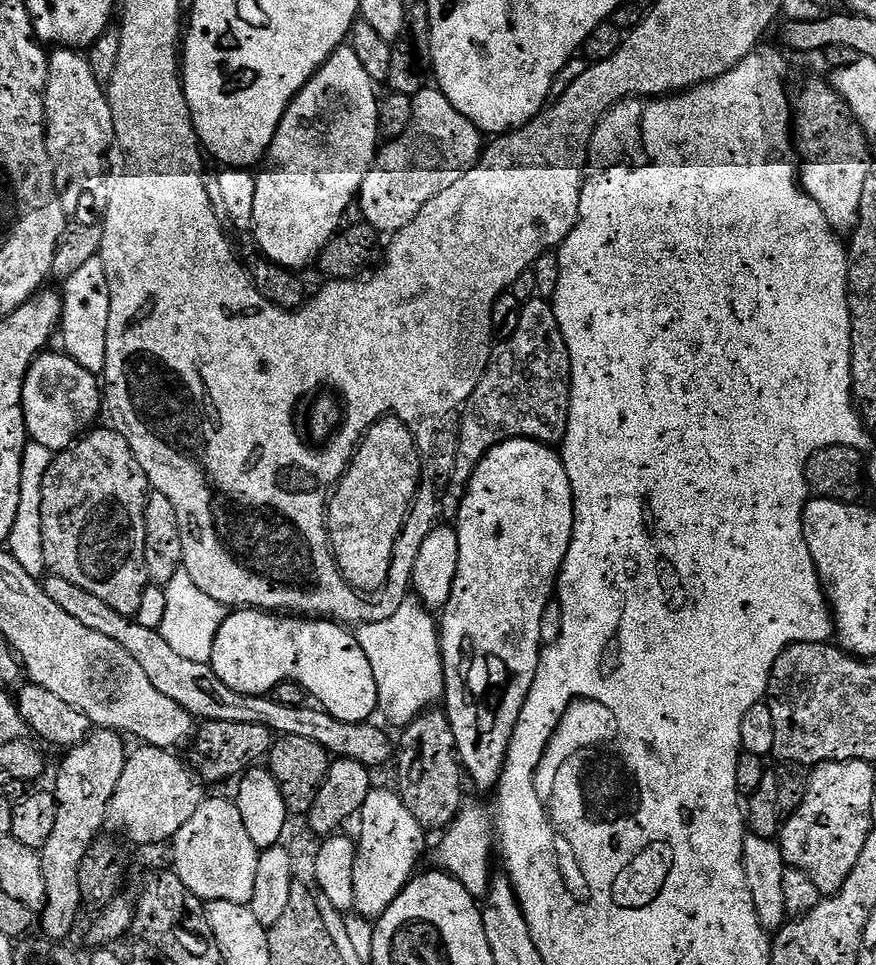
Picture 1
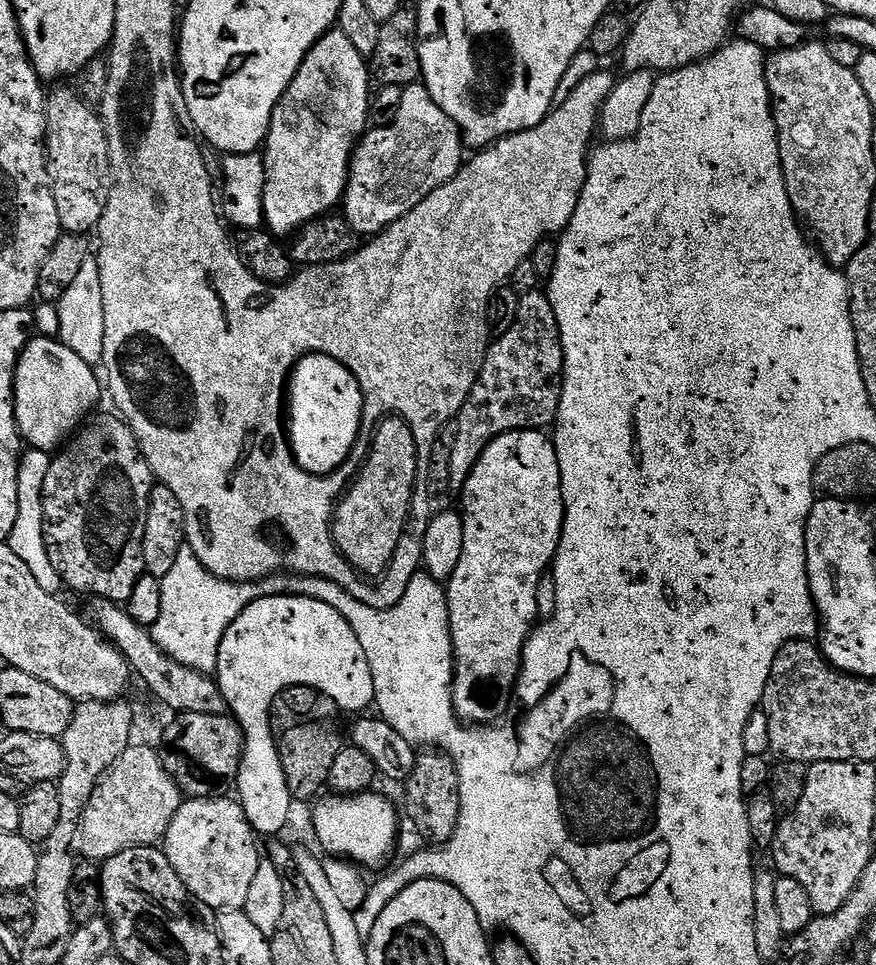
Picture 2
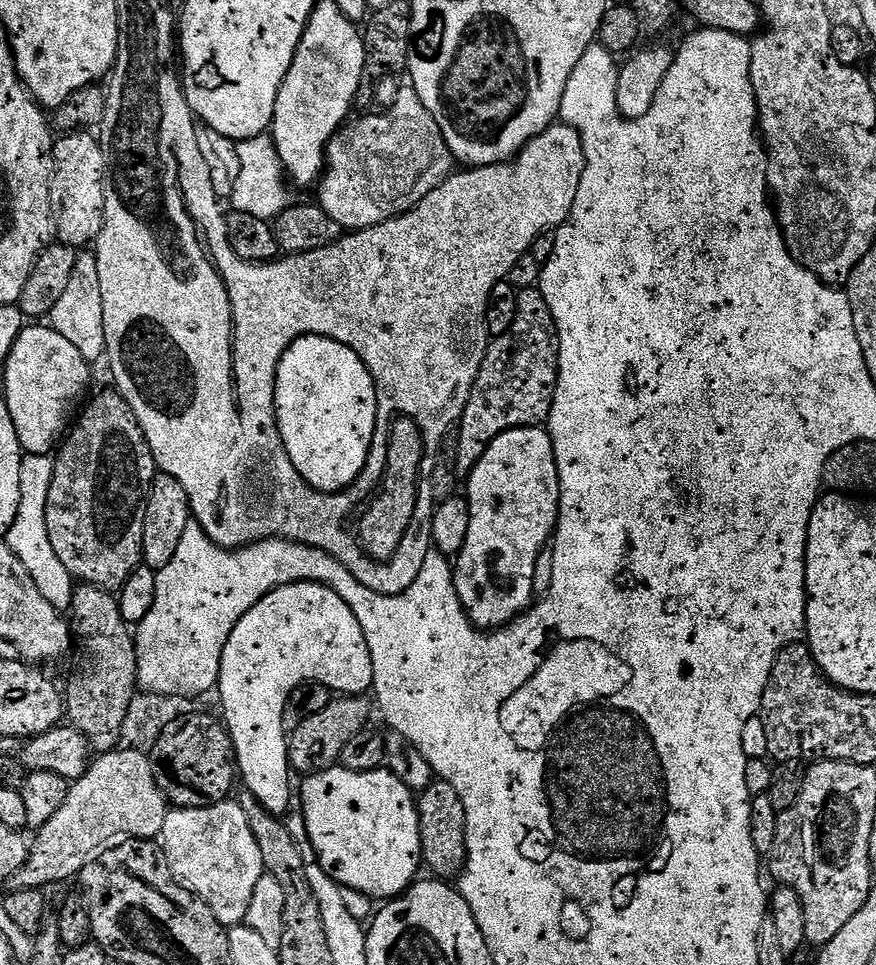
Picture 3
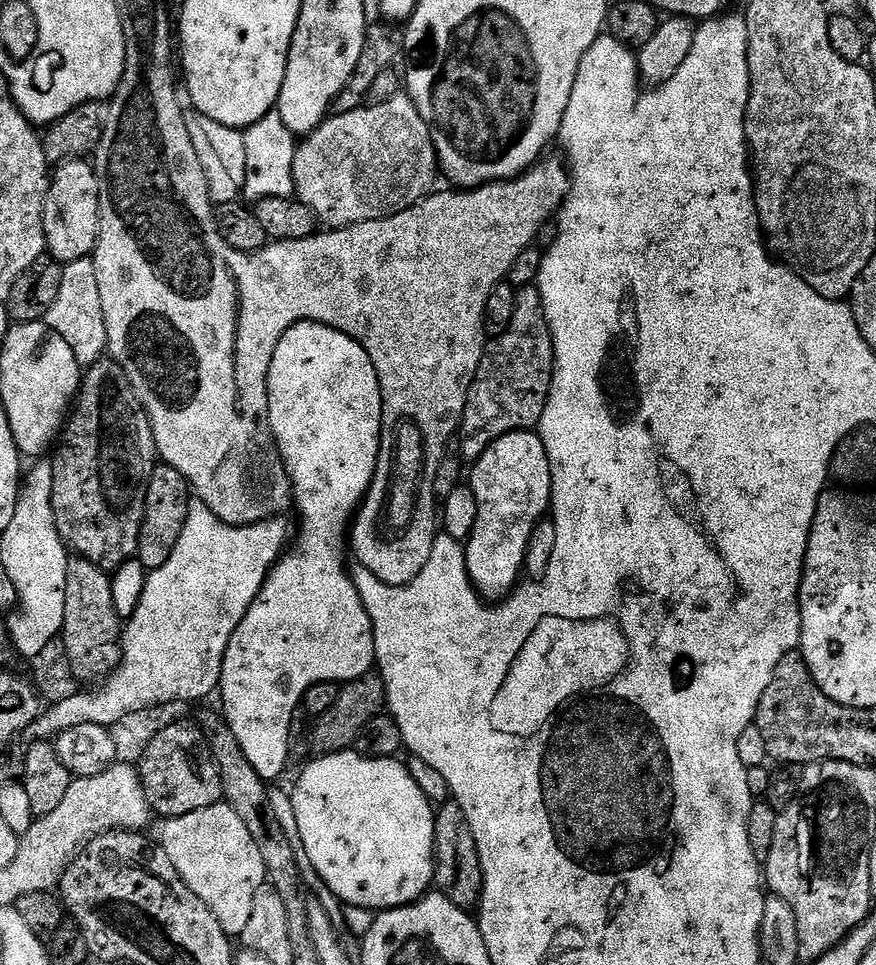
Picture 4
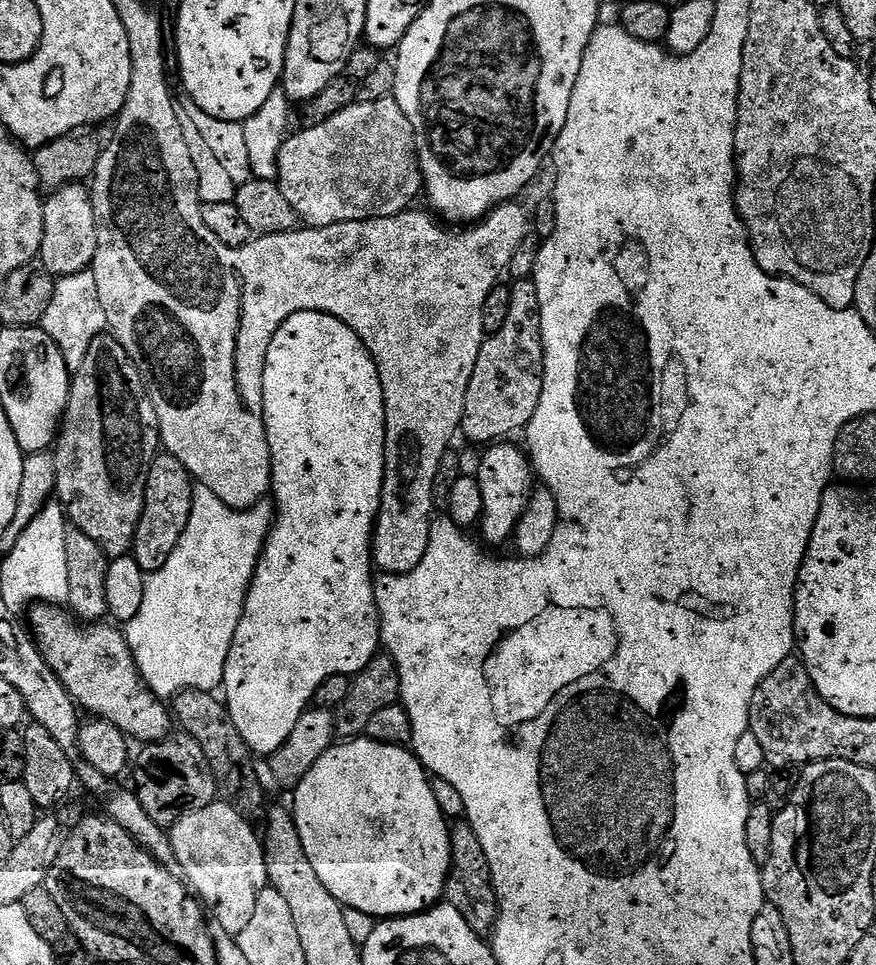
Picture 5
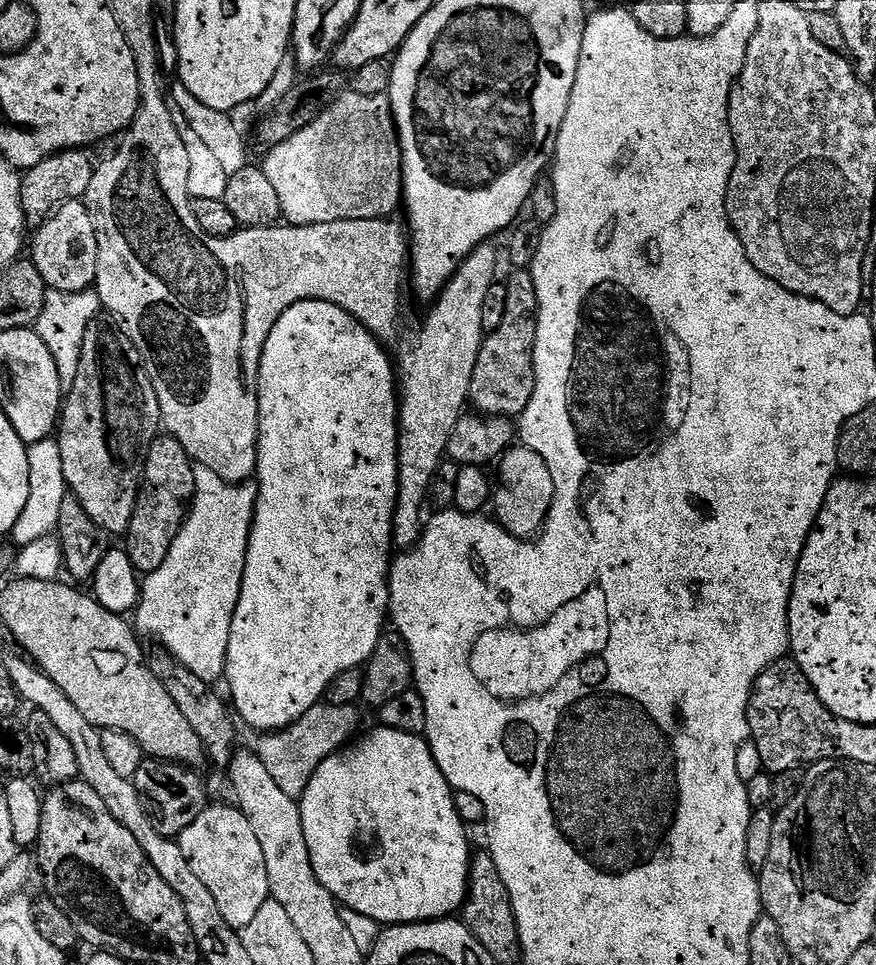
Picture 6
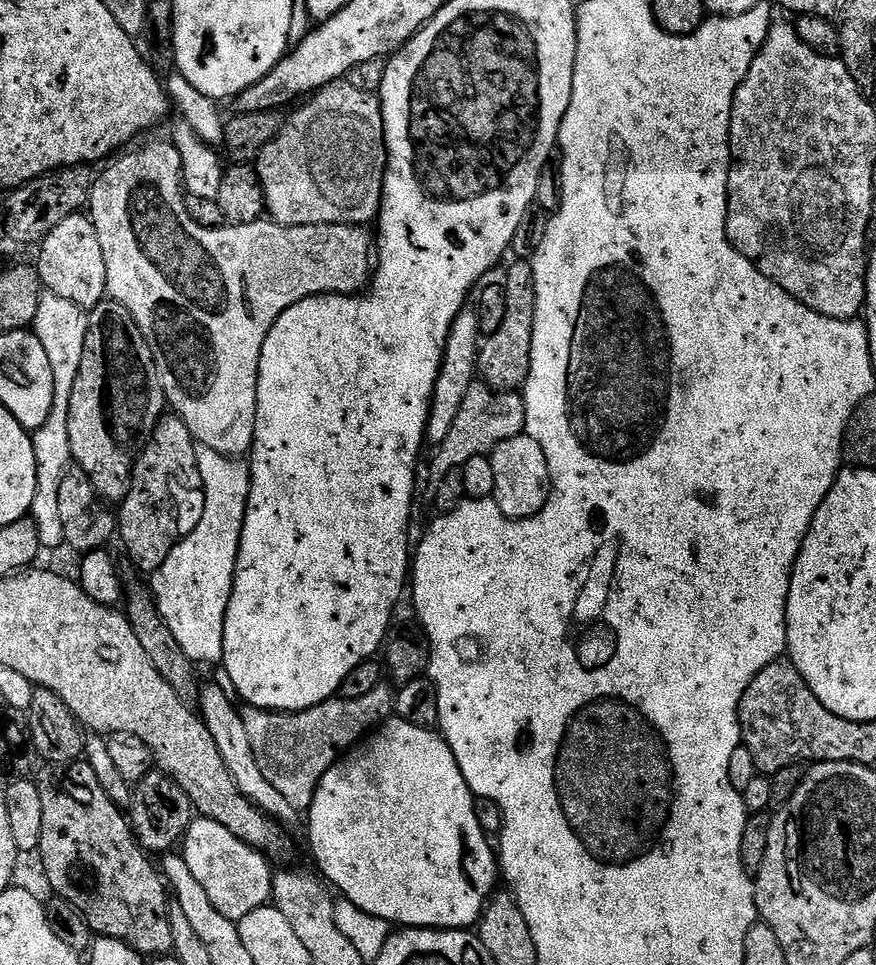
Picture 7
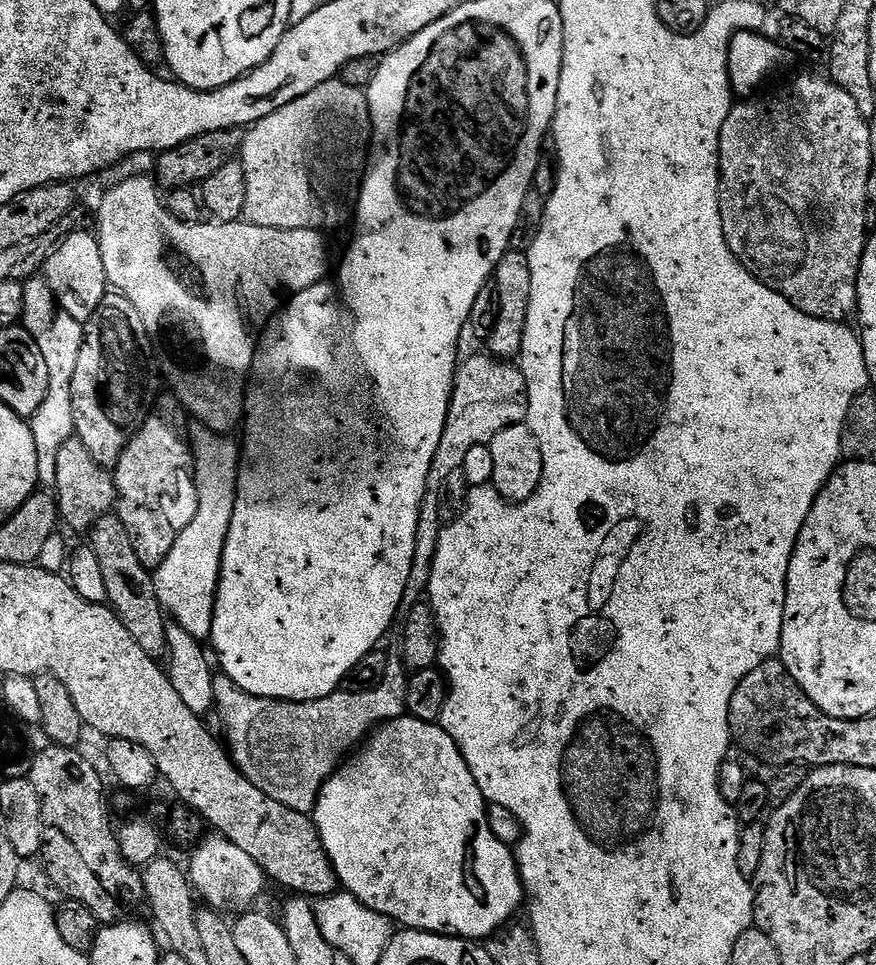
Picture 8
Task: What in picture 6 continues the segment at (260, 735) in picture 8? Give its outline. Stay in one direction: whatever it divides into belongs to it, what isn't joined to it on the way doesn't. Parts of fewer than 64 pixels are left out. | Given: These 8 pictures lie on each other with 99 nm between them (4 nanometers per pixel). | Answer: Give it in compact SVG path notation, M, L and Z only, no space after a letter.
M316 704L288 728L261 735L260 745L255 745L254 751L262 758L262 766L266 766L266 771L274 777L274 782L278 782L278 786L282 786L282 790L286 790L290 798L299 801L306 786L310 786L310 778L314 778L314 770L318 770L318 766L322 766L328 756L341 751L357 735L356 727L360 724L358 709L356 704Z

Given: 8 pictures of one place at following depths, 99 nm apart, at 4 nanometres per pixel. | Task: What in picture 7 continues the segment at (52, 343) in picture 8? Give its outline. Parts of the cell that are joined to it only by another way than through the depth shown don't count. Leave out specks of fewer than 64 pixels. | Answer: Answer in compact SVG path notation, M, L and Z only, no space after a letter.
M45 291L41 295L34 331L38 342L42 342L42 347L46 350L46 358L50 358L50 371L54 374L54 406L50 410L47 424L31 433L38 470L38 486L34 494L30 519L36 525L40 547L44 550L61 547L64 544L58 490L62 490L62 478L68 475L70 465L73 463L68 425L70 394L74 394L74 381L78 379L78 370L82 366L82 350L86 346L87 329L88 318L85 309L74 306L74 302L66 302L66 298L58 298L58 294L50 291Z

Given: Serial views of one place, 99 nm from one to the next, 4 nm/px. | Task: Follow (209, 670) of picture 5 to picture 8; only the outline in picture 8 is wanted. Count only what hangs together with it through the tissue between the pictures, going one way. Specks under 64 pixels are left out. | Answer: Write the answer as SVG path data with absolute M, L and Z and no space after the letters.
M199 422L191 425L198 510L194 510L190 526L178 534L178 542L174 542L170 554L166 554L166 562L162 562L162 566L154 572L156 596L161 608L175 623L201 642L207 641L212 635L222 554L226 546L226 534L230 534L230 518L234 518L234 502L238 494L242 448L232 438L231 435L214 432Z

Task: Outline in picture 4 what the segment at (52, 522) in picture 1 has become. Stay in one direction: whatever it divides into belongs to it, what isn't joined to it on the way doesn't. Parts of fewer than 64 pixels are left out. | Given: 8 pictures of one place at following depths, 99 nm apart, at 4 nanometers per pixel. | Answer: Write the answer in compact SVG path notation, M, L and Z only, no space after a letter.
M102 358L97 364L92 365L83 373L80 391L74 401L74 407L66 421L66 427L62 433L62 439L54 452L52 465L54 466L54 494L52 495L52 505L54 506L54 518L56 519L56 529L64 540L64 547L69 553L75 554L81 560L89 560L105 570L115 570L127 560L136 556L136 547L140 541L140 531L144 521L144 511L146 510L146 490L150 486L150 478L154 474L158 463L158 453L154 434L152 433L152 421L149 420L142 402L134 394L126 374L117 366L115 360Z

